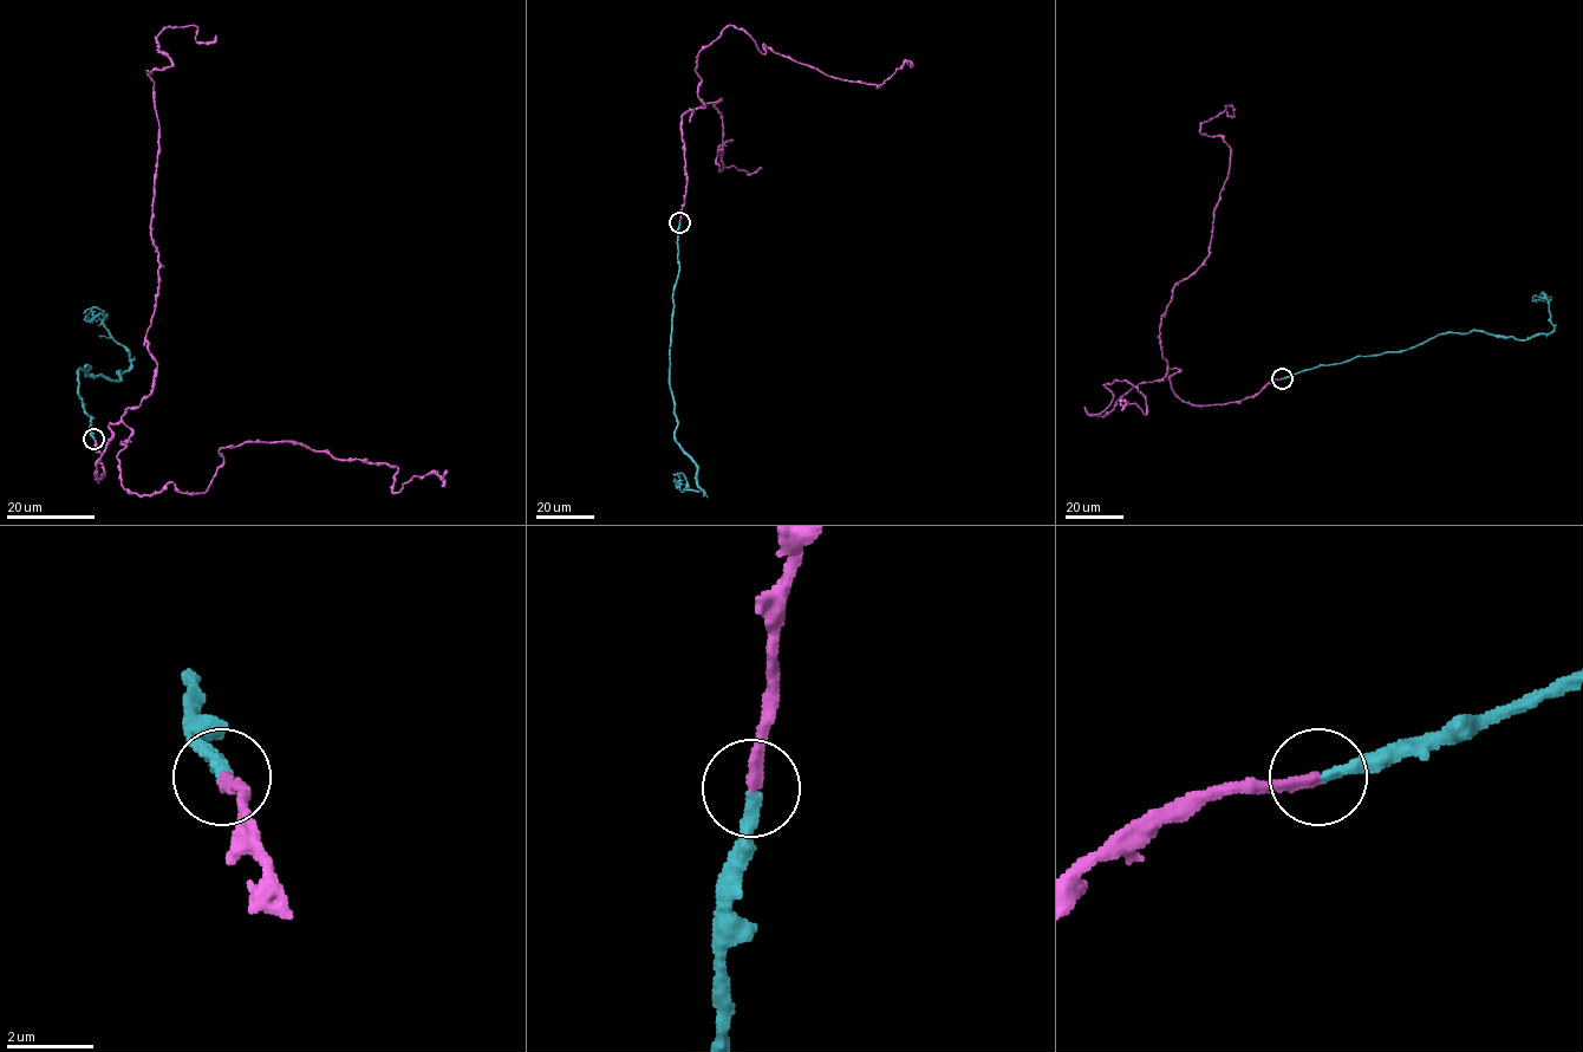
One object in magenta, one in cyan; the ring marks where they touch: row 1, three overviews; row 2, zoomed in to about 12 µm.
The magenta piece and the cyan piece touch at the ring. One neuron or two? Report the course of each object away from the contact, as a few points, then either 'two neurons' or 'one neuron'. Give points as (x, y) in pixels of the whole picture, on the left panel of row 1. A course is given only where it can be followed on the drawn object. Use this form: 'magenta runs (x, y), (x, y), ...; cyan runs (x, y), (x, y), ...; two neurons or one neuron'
magenta runs (93, 439), (99, 479), (131, 432), (139, 495), (203, 493), (246, 442), (389, 463), (393, 493), (447, 469); cyan runs (93, 439), (78, 370), (89, 365), (86, 374), (116, 381), (130, 358), (101, 313), (89, 322), (85, 315); one neuron

